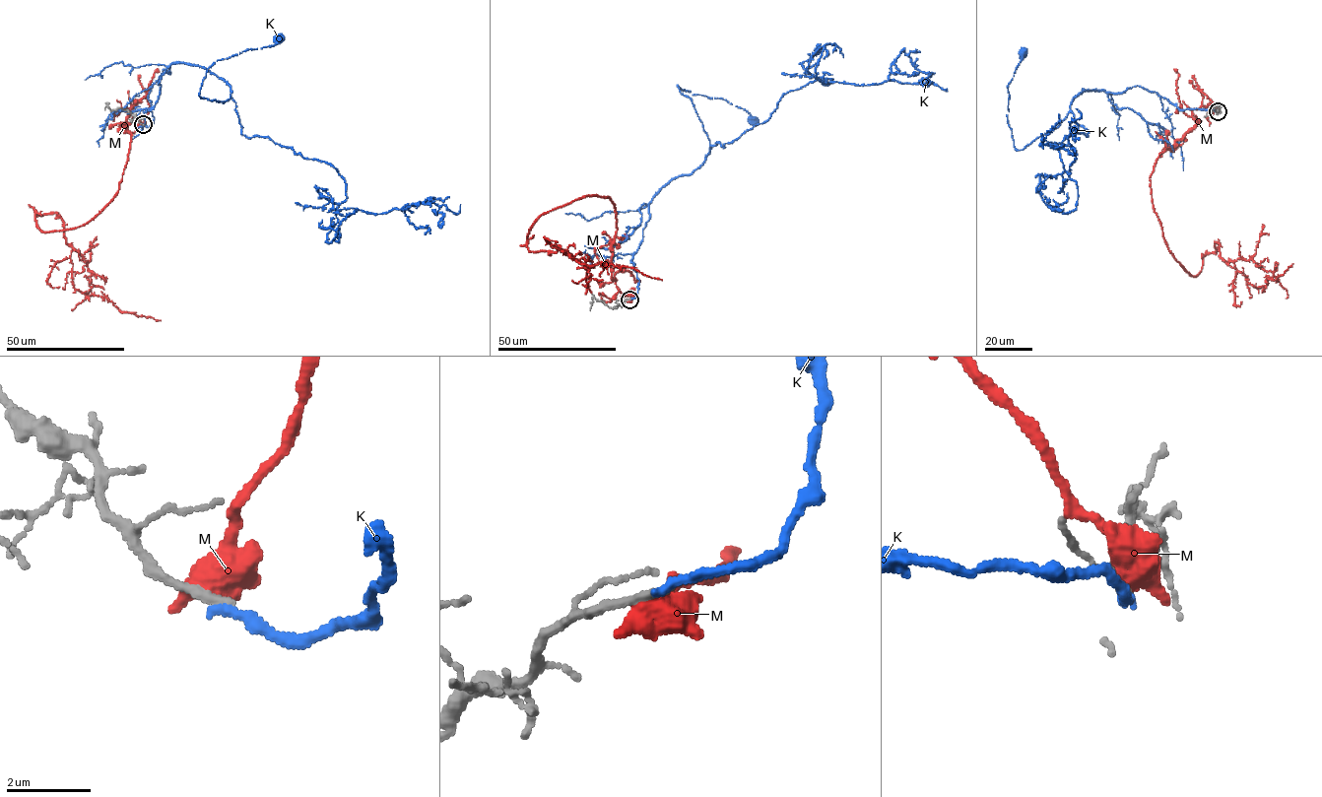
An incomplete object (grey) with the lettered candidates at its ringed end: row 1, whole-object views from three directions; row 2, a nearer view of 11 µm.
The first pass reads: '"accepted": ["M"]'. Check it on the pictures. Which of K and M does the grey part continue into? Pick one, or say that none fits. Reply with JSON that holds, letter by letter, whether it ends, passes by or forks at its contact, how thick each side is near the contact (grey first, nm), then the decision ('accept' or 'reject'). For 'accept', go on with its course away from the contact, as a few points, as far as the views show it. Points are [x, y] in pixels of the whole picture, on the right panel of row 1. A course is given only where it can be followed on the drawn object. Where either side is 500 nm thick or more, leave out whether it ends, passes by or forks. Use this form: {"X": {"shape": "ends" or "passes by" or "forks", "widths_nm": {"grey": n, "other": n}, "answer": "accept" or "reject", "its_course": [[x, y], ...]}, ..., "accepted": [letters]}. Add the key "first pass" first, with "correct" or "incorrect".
{"first pass": "incorrect", "K": {"shape": "ends", "widths_nm": {"grey": 240, "other": 240}, "answer": "accept", "its_course": [[1218, 111], [1179, 109], [1139, 86], [1084, 89], [1056, 127], [1017, 150], [1008, 85], [1022, 54]]}, "M": {"widths_nm": {"grey": 280, "other": 700}, "answer": "reject"}, "accepted": ["K"]}

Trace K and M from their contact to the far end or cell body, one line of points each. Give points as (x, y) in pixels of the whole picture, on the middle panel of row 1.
K: (628, 299), (637, 294), (631, 262), (648, 203), (698, 167), (710, 148), (678, 86), (724, 99), (752, 120)
M: (627, 299), (611, 279), (610, 197), (578, 198), (538, 217), (530, 251), (557, 245), (580, 263), (662, 280)

